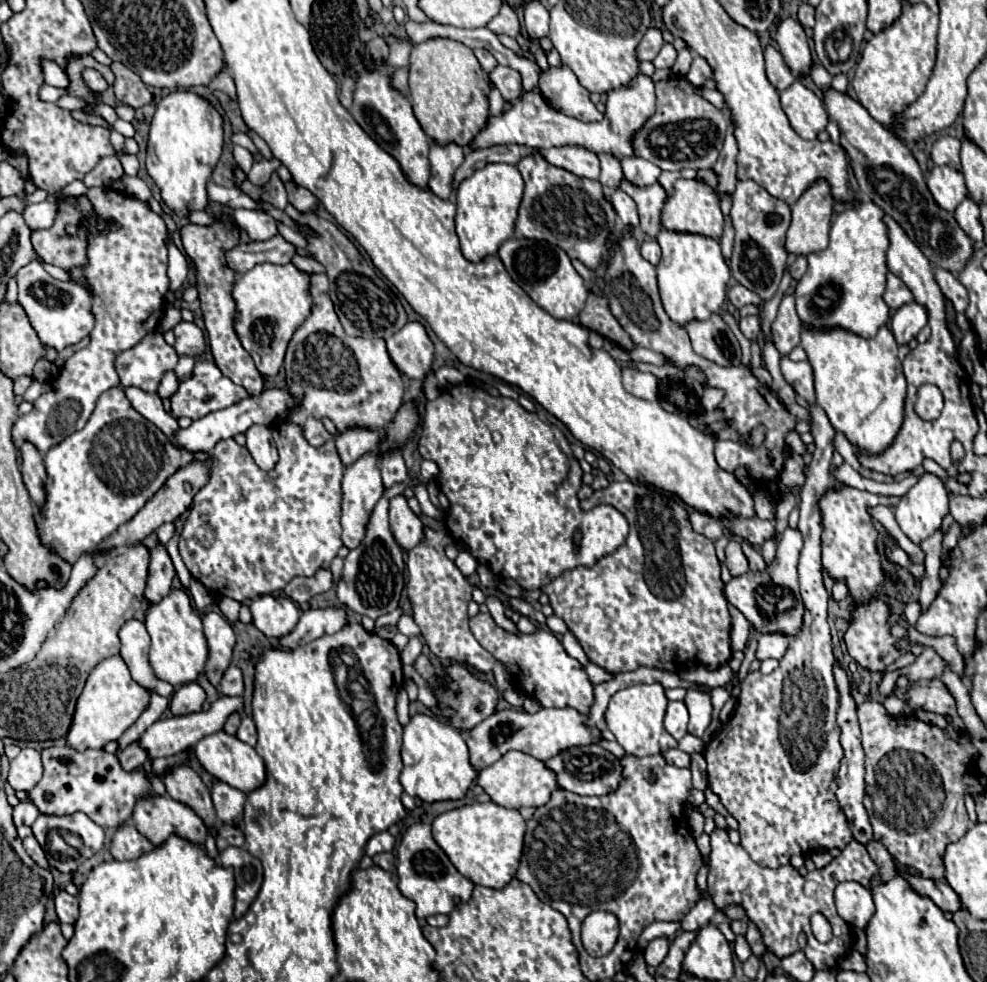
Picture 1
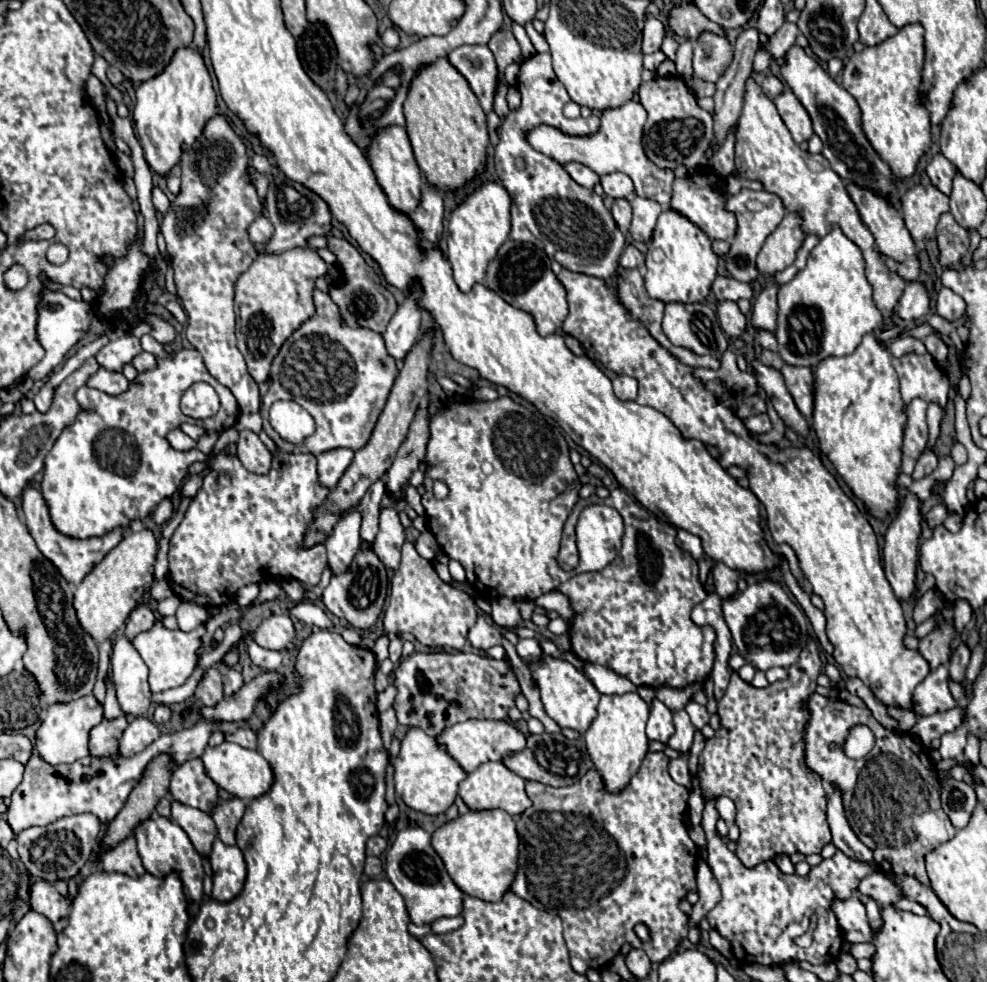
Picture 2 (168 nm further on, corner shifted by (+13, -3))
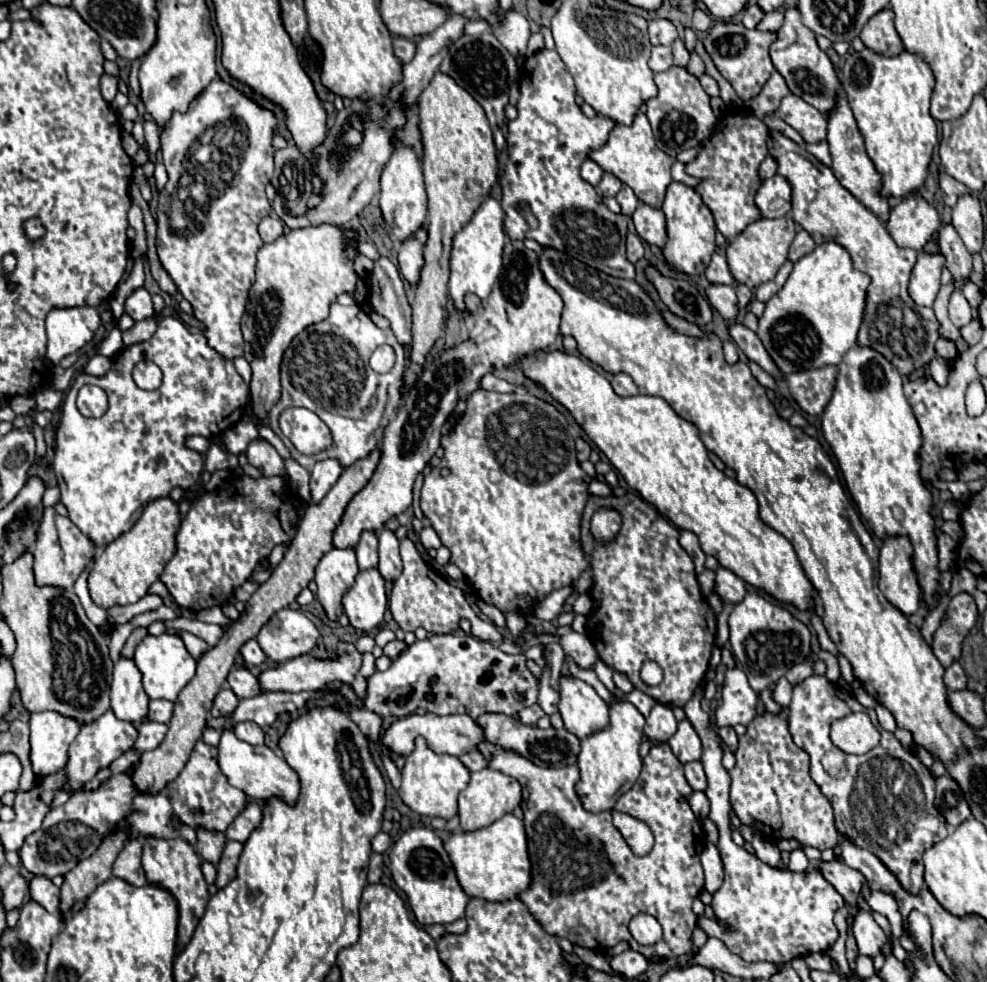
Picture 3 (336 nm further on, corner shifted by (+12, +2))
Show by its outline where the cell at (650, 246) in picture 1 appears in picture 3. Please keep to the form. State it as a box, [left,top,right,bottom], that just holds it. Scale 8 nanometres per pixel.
[627,233,643,263]

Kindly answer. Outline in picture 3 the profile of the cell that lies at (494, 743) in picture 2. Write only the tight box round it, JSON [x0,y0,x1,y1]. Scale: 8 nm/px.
[381,713,483,757]

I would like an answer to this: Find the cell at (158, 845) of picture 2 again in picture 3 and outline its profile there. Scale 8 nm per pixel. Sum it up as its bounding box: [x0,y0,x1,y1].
[143,837,209,951]

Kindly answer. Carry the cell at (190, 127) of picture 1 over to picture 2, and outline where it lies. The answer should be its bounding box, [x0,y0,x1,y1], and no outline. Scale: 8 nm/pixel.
[132,48,216,178]

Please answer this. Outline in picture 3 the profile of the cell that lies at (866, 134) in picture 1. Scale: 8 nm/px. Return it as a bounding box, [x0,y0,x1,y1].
[769,9,839,115]

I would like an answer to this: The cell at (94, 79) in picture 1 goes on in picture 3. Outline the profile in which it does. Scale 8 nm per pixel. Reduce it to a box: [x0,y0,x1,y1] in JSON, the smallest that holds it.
[100,74,119,103]

